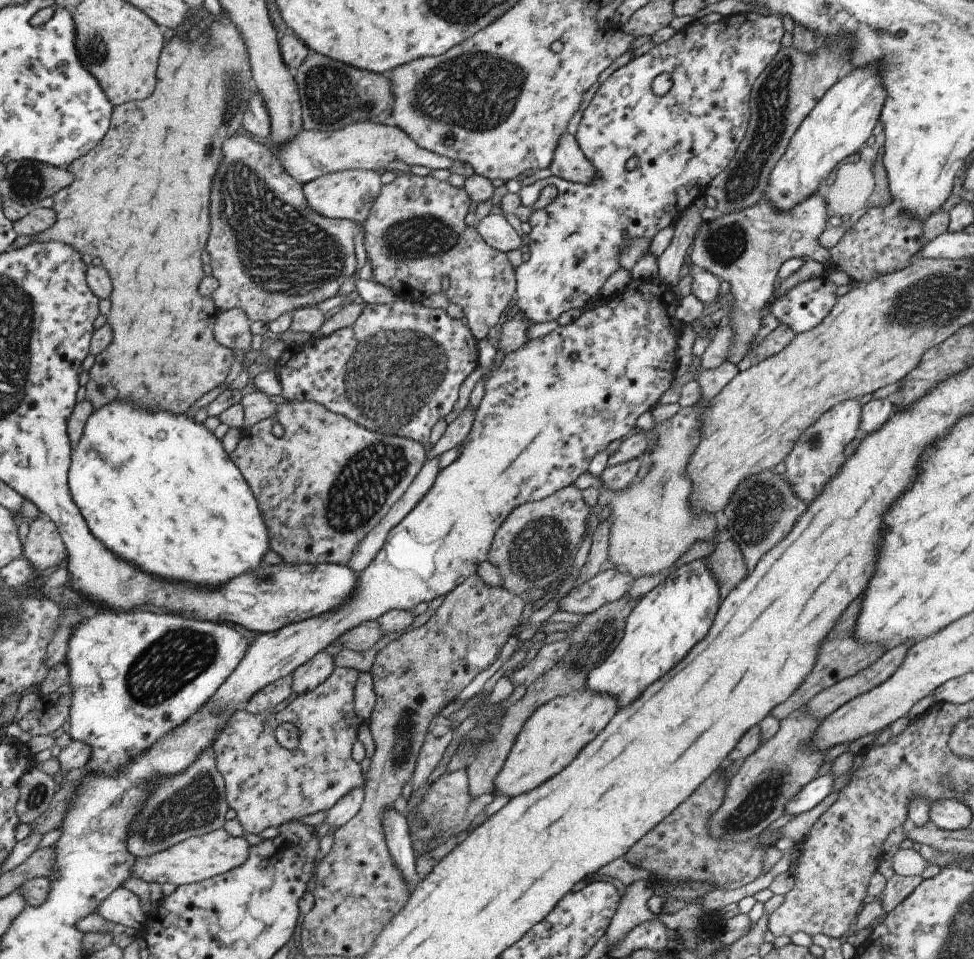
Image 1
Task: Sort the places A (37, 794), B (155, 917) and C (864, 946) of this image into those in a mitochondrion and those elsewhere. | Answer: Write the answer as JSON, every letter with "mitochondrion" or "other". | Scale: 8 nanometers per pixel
{"A":"mitochondrion","B":"other","C":"other"}

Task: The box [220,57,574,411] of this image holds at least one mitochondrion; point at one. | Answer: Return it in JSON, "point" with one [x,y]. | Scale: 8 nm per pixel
{"point":[332,95]}

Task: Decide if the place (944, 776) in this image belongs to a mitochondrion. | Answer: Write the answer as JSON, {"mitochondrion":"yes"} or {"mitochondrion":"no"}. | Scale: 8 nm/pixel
{"mitochondrion":"yes"}

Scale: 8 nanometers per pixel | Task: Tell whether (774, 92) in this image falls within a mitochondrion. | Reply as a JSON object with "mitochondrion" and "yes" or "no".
{"mitochondrion":"yes"}

